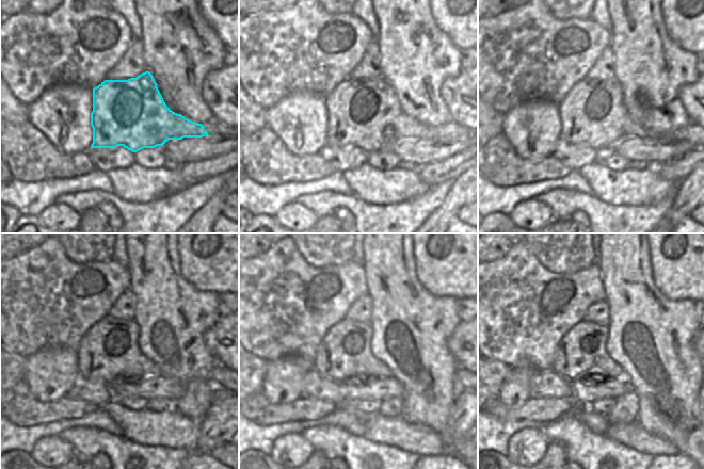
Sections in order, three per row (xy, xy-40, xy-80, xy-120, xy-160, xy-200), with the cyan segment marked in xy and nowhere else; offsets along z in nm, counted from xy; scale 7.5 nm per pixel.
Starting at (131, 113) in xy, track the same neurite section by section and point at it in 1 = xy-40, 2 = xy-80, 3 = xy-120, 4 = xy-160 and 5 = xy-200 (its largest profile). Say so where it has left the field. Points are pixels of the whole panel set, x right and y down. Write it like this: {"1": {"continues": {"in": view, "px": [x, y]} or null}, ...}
{"1": {"continues": {"in": "xy-40", "px": [363, 112]}}, "2": {"continues": {"in": "xy-80", "px": [592, 113]}}, "3": {"continues": {"in": "xy-120", "px": [109, 350]}}, "4": {"continues": {"in": "xy-160", "px": [345, 351]}}, "5": {"continues": {"in": "xy-200", "px": [581, 351]}}}

